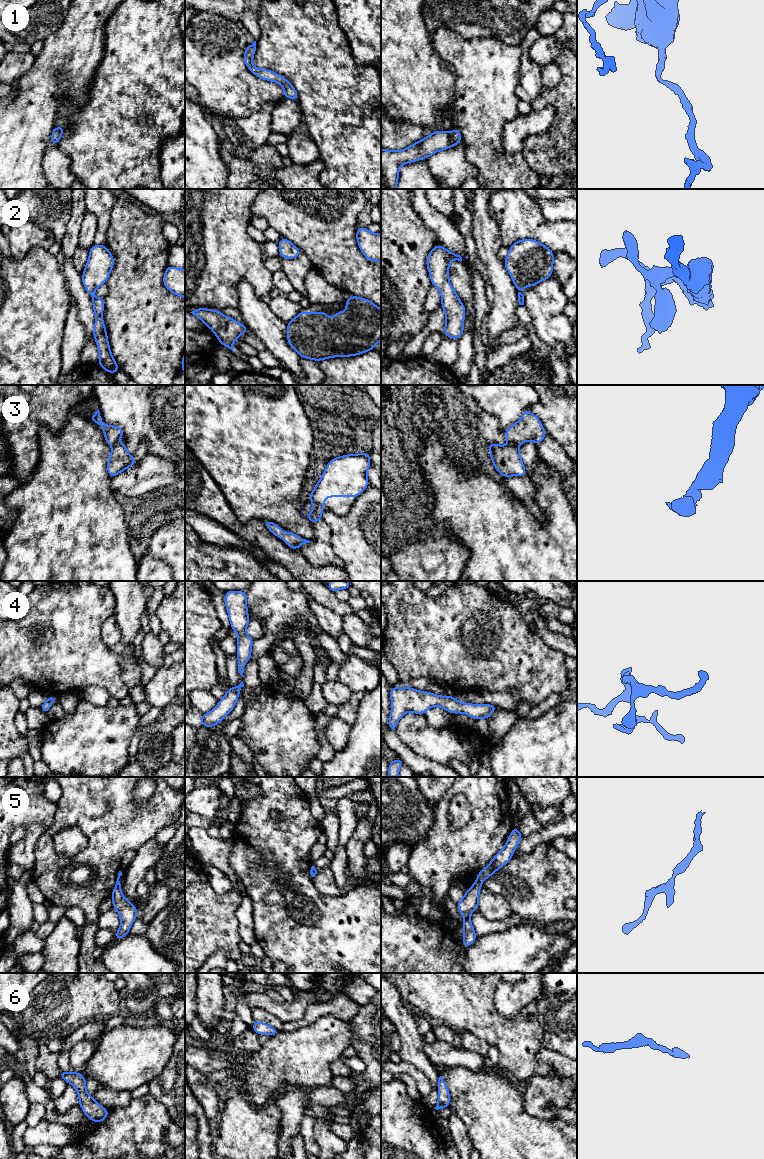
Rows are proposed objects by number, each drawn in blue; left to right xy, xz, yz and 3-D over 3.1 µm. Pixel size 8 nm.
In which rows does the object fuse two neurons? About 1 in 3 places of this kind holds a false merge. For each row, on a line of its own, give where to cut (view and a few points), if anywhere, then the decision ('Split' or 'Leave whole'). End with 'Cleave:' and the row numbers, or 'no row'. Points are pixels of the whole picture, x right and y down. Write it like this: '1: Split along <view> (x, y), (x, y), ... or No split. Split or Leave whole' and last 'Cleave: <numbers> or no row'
1: No split. Leave whole
2: No split. Leave whole
3: Split along yz (508, 443), (518, 444). Split
4: No split. Leave whole
5: No split. Leave whole
6: No split. Leave whole
Cleave: 3

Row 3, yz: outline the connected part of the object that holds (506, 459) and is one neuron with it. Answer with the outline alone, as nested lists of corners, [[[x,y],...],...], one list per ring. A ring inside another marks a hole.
[[[488,443],[491,460],[495,469],[504,477],[526,475],[526,469],[519,454],[519,444],[500,446]]]

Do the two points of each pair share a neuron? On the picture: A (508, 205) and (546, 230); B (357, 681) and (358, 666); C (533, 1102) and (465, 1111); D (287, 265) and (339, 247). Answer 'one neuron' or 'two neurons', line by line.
A: one neuron
B: one neuron
C: two neurons
D: two neurons

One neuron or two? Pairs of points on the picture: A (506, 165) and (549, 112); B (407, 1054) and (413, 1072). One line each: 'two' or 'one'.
A: two
B: two

